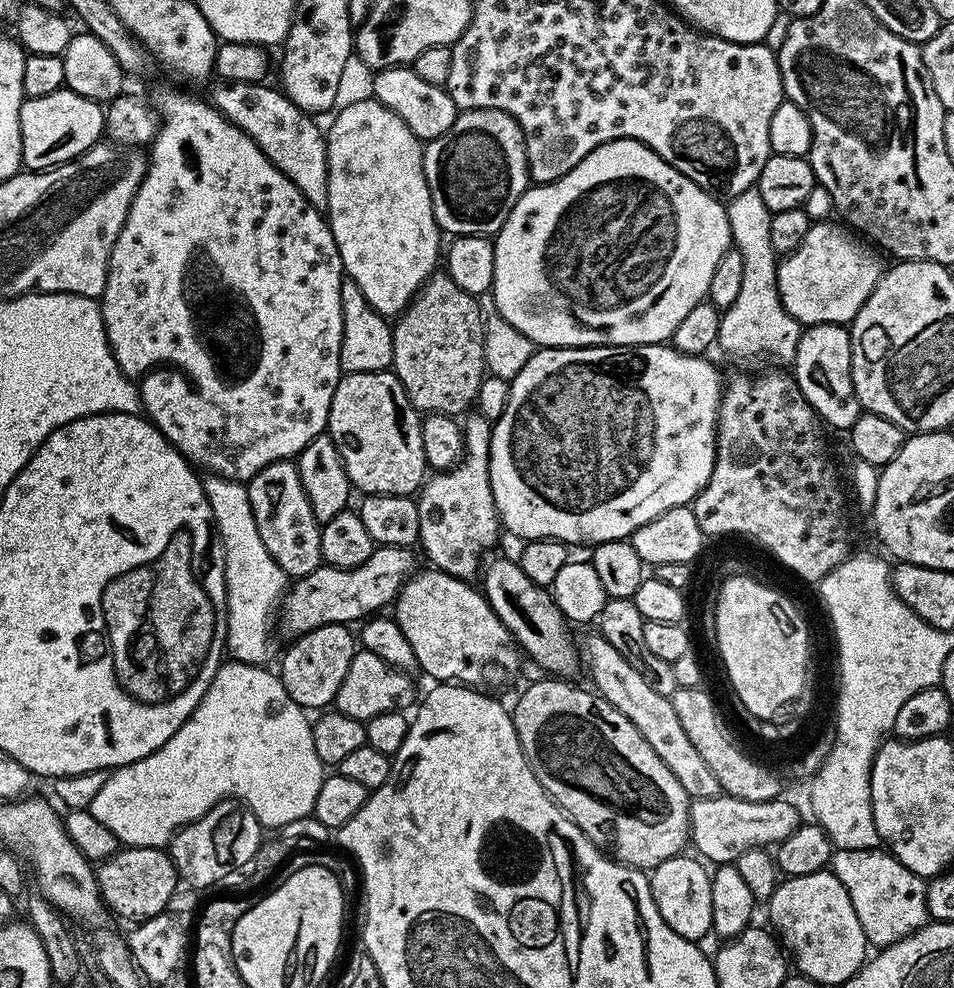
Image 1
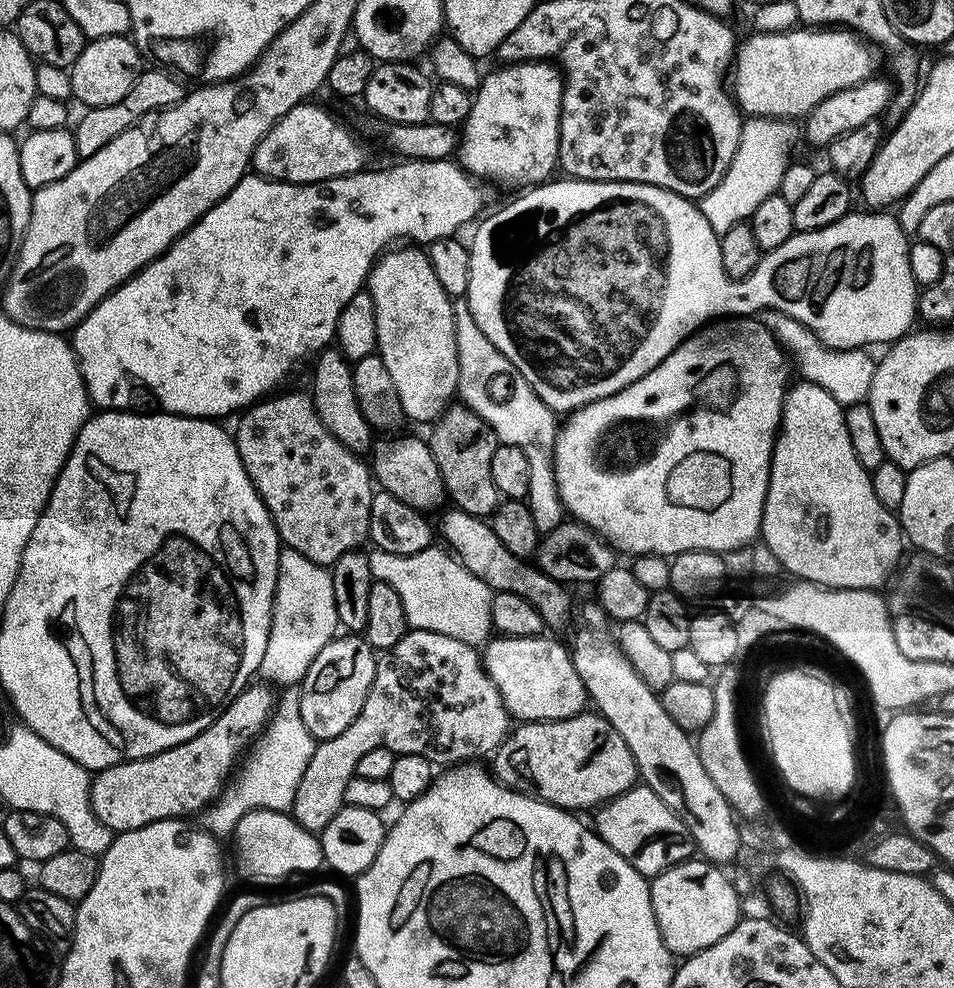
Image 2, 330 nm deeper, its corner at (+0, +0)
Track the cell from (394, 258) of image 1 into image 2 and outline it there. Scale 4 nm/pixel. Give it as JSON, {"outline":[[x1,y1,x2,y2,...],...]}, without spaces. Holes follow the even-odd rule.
{"outline":[[396,250,385,251,377,259,366,281,366,290,372,296,376,311,376,347,386,370,390,370,390,378,396,387,403,415,432,422,449,407,448,399,457,395,460,382,462,357,456,349,456,320,452,317,453,301,445,292,442,282,438,282,438,274,427,251,392,251]]}

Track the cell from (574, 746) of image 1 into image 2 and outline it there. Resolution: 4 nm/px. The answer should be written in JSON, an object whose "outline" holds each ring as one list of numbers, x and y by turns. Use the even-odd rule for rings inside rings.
{"outline":[[585,710,577,716,561,720,517,723,496,749,491,760,492,775,507,788,515,788,517,792,534,793,536,799,547,800,548,803,565,810,595,809,633,788,638,780,634,754,630,754,630,746,622,742,622,734,618,734,618,730,610,726,607,718,595,710]]}

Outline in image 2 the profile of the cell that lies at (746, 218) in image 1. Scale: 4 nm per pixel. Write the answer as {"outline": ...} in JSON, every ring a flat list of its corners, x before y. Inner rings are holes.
{"outline":[[754,116,741,123,738,150,734,154,726,174,720,179,718,186,714,186,714,190,710,190,698,200,701,214,706,218,706,222,710,222,710,226,716,231,717,236,724,236,726,230,730,230,730,226,745,223,754,214,754,210,758,210,758,206,762,206,762,202,766,202,766,198,779,193,784,172,790,163,789,157,784,157,784,151,787,150,788,143,792,140,792,128,788,124,791,123,787,119,770,116]]}

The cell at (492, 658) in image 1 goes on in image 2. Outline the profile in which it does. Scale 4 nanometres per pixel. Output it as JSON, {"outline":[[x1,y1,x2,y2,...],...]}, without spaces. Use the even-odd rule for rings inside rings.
{"outline":[[548,634,539,636,497,635,482,648,484,669,500,691,509,717,520,722,561,720,577,716,589,703,588,691,572,661,572,653]]}

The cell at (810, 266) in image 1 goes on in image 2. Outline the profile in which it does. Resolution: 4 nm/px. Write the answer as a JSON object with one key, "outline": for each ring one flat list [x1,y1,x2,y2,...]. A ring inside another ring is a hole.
{"outline":[[549,179,521,191,517,200,510,201,493,216,479,221,480,229,477,230,476,237,470,240,472,273,466,301,468,300,468,312,472,315,473,322,480,327,481,334,501,352,499,355,503,359,512,363,513,369,522,375,523,380,530,382,534,394,538,394,538,398,542,398,542,402,546,402,546,406,557,414,571,414,590,402,613,396,623,388,628,388,638,378,654,370,654,366,661,364,679,344,684,343,689,334,704,326,699,324,706,323,715,314,716,308,728,308,731,304,736,304,737,317,740,318,752,318,757,315,755,312,773,308,781,317,804,324,825,346,839,349,867,349,870,346,868,344,880,343,884,343,884,346,891,345,913,327,912,319,917,319,918,285,910,270,910,240,901,228,899,219,895,215,887,216,887,211,852,210,830,226,822,226,809,232,795,231,790,238,786,238,786,242,782,242,782,246,767,249,750,275,742,280,734,280,724,273,720,237,689,197,680,196,665,188,656,188,652,184,631,184,625,180,556,179]]}

